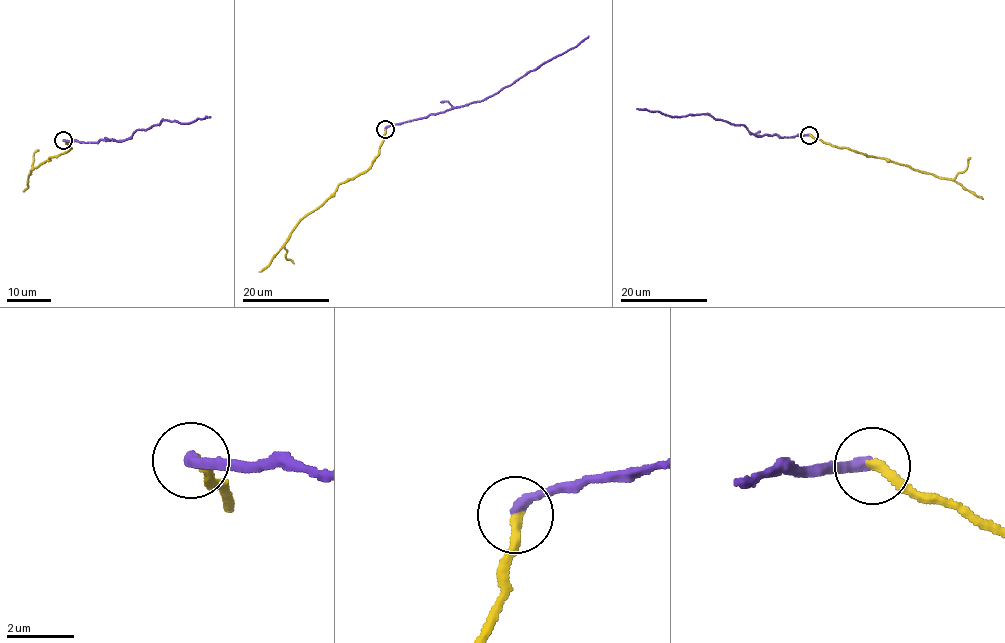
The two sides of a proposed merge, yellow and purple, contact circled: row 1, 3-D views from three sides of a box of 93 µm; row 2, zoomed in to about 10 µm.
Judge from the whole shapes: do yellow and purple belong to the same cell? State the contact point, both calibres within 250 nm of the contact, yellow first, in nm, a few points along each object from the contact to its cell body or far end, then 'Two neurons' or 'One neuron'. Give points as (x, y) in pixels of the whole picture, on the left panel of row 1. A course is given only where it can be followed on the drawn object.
Place: (63, 140). Thickness 280 nm (yellow) against 320 nm. Course of yellow: (64, 140), (71, 147), (32, 168), (28, 185), (23, 191). Course of purple: (64, 140), (99, 143), (100, 140), (129, 139), (136, 130), (146, 130), (162, 120), (190, 123), (210, 116). One neuron

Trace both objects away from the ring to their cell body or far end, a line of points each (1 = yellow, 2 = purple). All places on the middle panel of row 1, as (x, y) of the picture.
1: (385, 128), (378, 155), (373, 164), (342, 182), (333, 194), (299, 222), (271, 262), (259, 271)
2: (385, 128), (489, 97), (576, 47), (589, 35)

